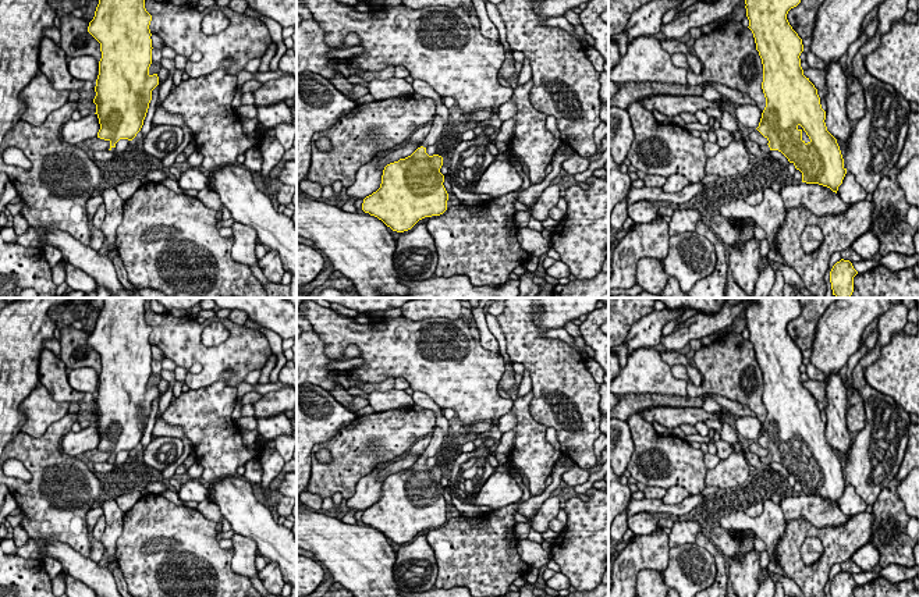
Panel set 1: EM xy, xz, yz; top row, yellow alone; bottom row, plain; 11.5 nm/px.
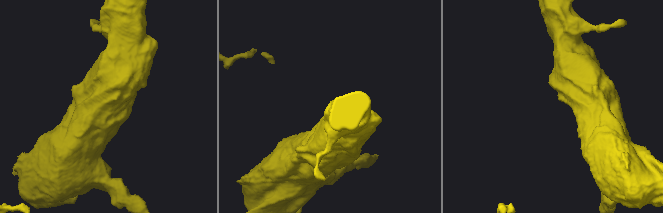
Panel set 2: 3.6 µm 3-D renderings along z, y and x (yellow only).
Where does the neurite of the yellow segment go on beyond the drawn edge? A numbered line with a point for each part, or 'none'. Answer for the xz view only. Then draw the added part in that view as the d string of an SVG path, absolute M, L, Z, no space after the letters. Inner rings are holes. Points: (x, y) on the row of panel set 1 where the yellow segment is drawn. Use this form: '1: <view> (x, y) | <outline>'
1: xz (437, 125) | M434 114L432 128L427 136L425 138L422 146L426 148L434 145L440 138L440 135L443 134L443 129L444 129L444 120L439 114Z

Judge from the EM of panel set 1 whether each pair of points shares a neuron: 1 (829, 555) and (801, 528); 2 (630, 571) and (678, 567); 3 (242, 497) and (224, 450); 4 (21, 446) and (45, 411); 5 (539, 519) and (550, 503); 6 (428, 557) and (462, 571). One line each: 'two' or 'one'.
1: one
2: two
3: two
4: two
5: one
6: two

